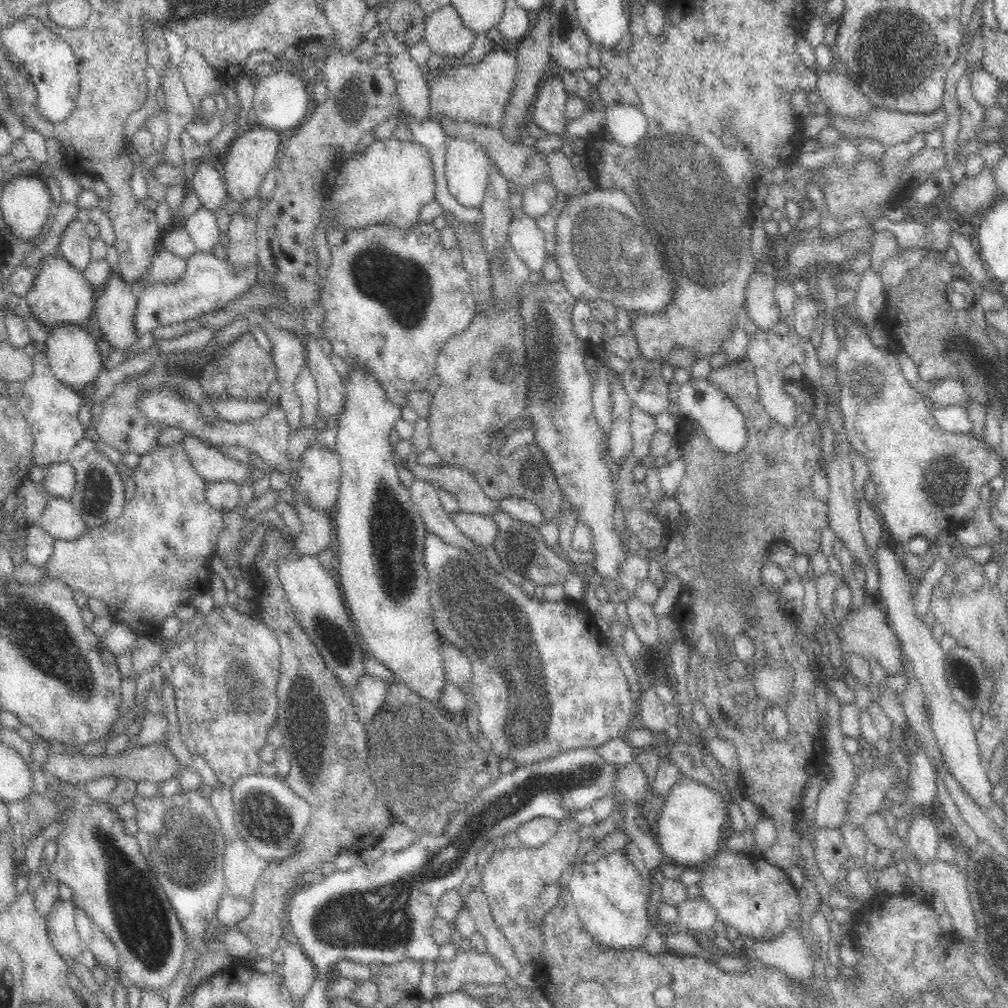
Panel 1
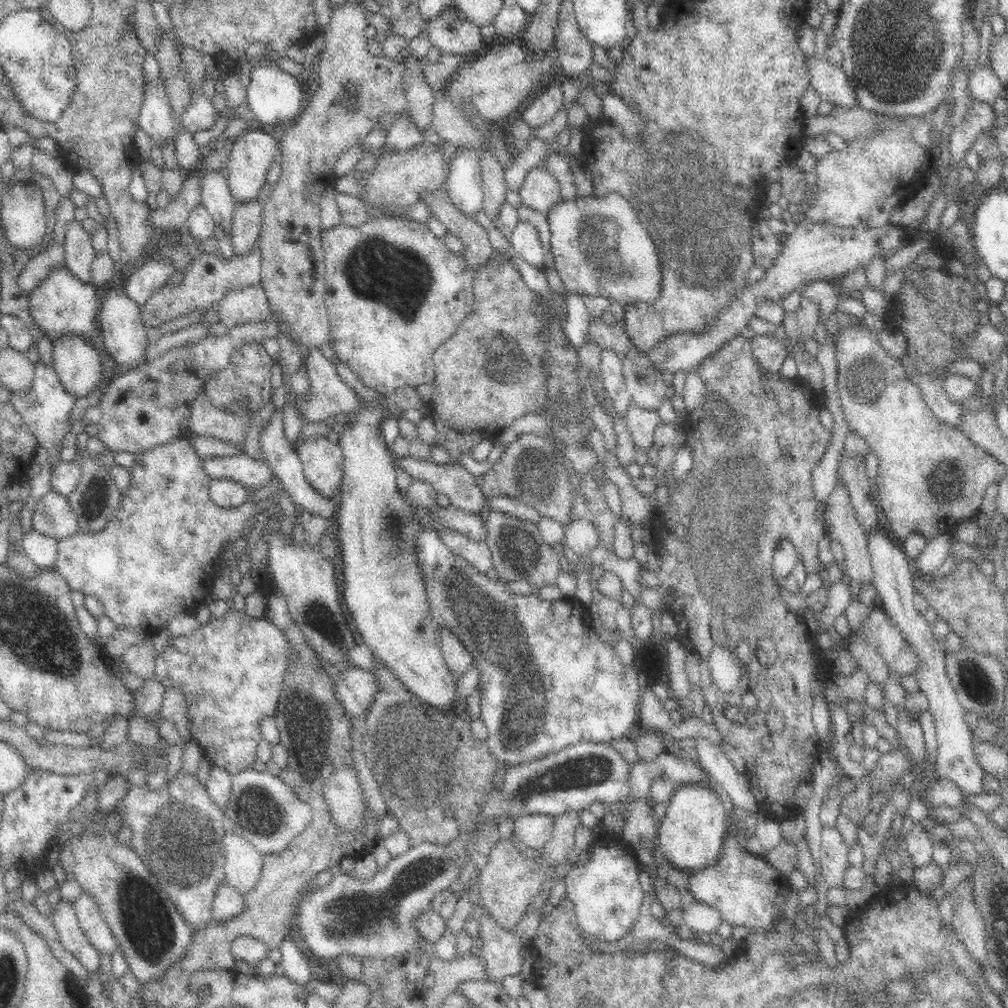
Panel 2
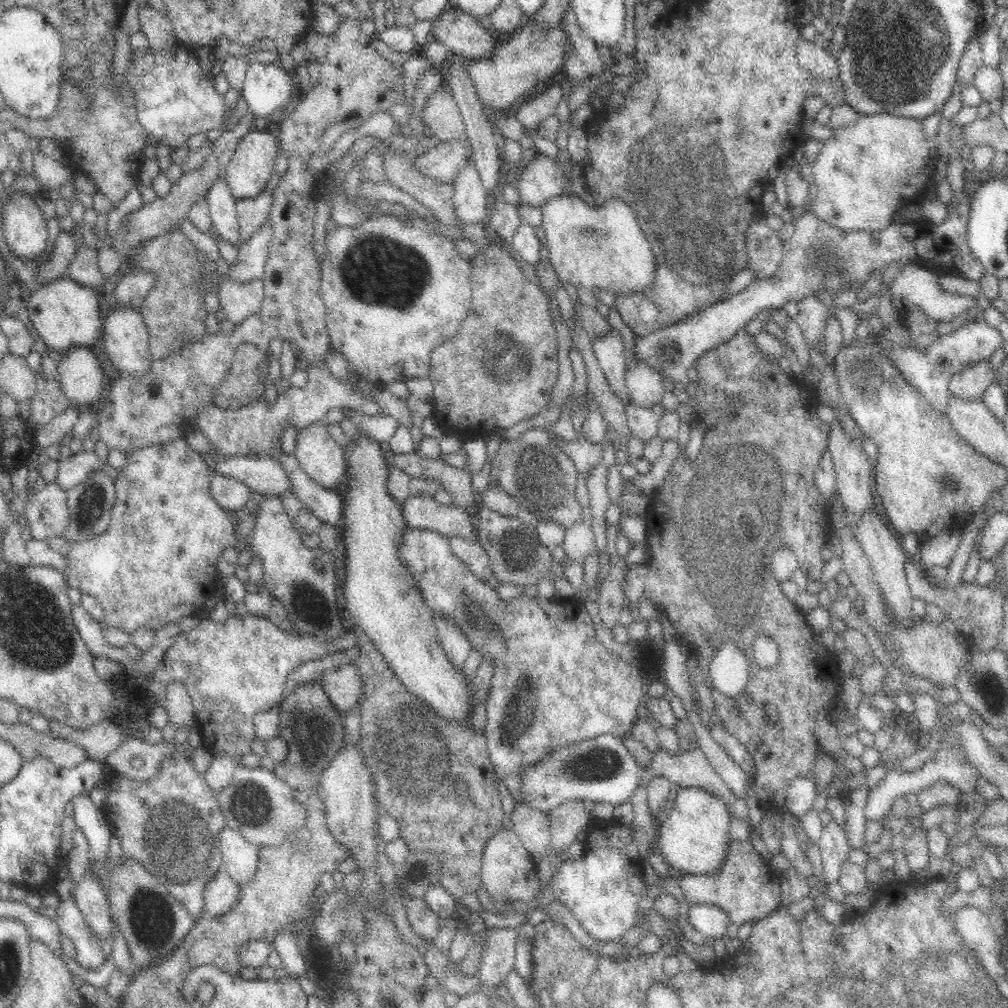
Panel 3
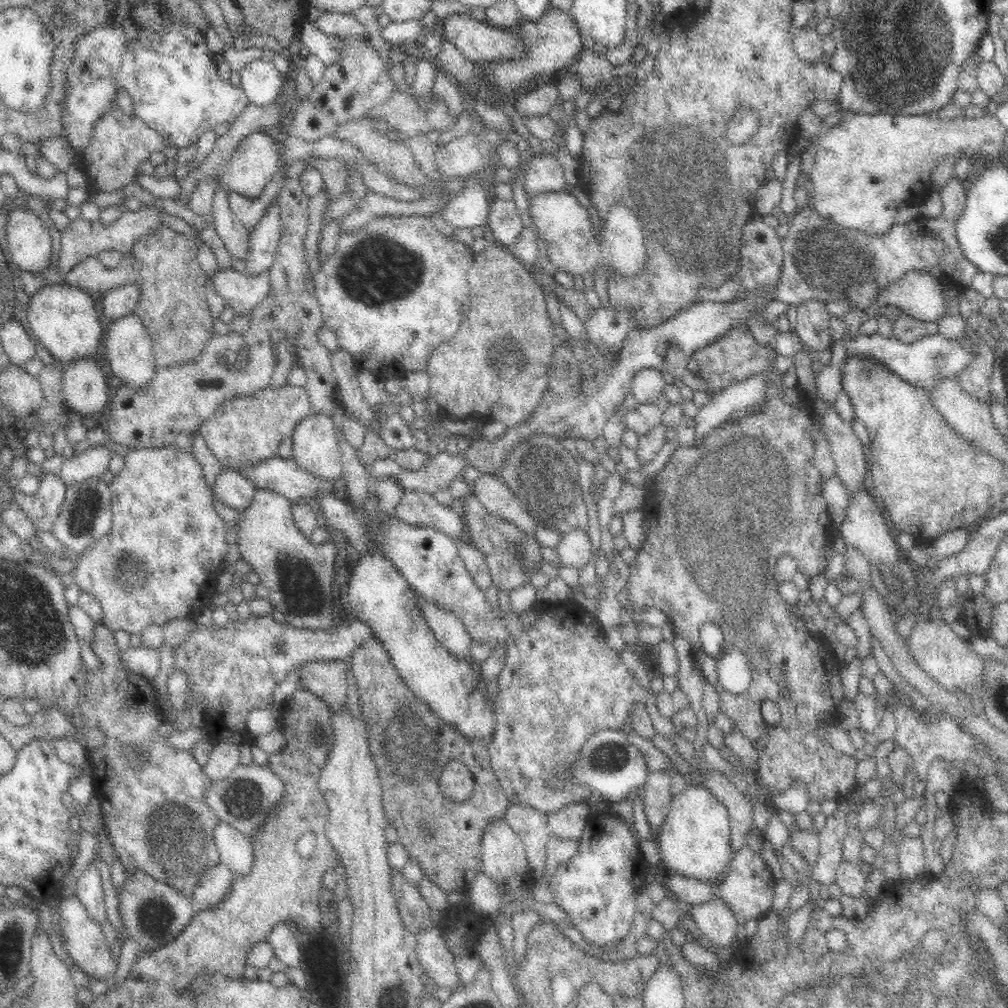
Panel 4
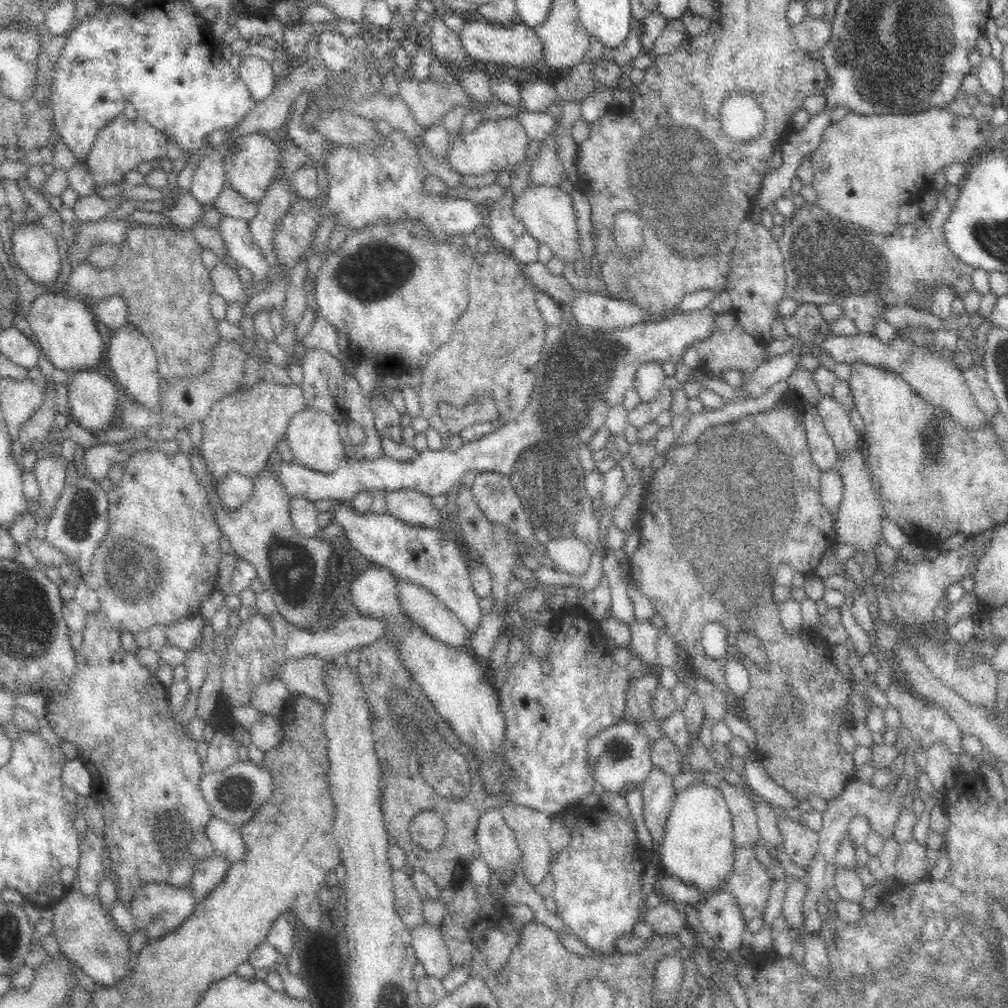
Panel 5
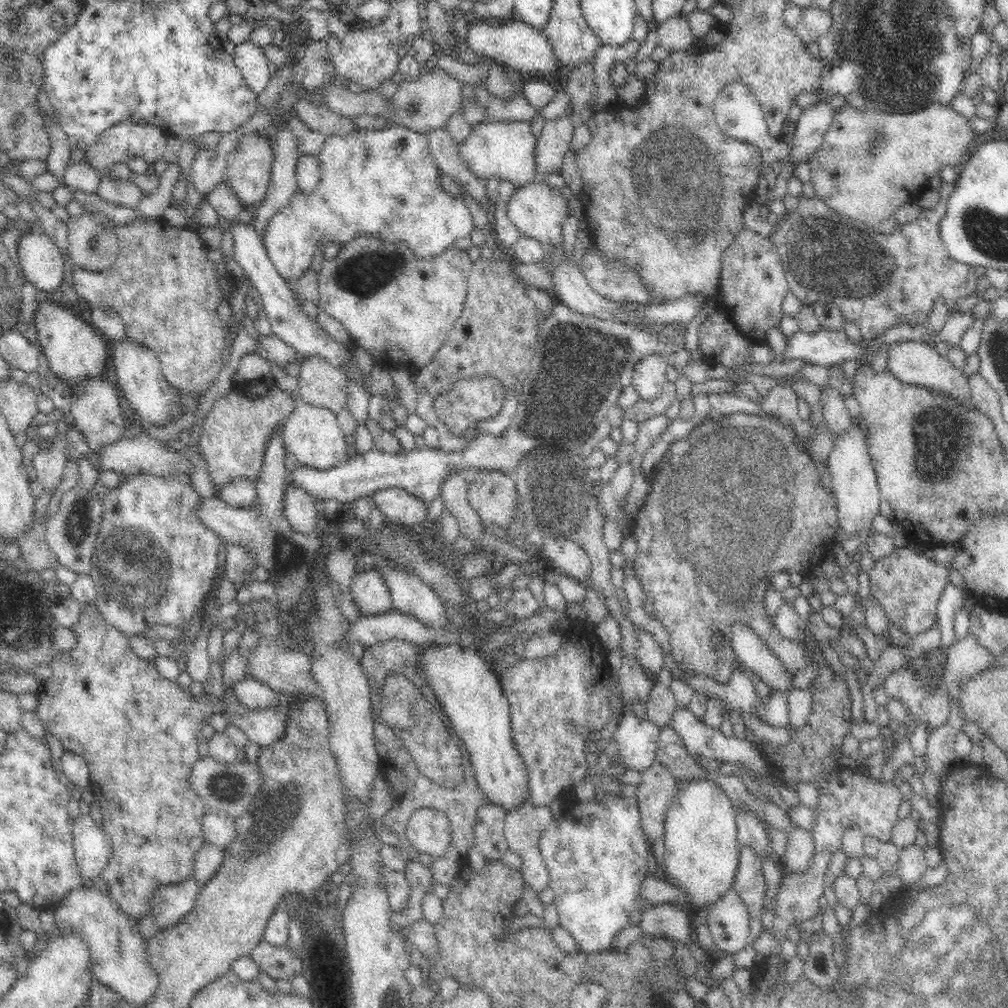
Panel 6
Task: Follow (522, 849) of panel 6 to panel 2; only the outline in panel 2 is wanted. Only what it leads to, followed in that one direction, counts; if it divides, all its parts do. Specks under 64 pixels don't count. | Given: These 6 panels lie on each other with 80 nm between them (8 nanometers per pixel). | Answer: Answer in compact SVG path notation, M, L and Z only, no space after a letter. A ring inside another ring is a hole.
M544 815L520 816L514 822L513 833L519 839L519 846L527 852L536 852L544 847L554 832L554 820Z

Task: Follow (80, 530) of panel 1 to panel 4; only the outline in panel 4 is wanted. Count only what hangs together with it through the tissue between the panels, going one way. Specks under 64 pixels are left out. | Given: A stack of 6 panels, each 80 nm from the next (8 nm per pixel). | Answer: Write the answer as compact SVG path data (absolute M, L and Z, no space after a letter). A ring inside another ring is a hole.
M41 475L40 486L34 494L22 500L22 510L34 525L34 535L53 532L53 526L63 510L67 488L58 475Z

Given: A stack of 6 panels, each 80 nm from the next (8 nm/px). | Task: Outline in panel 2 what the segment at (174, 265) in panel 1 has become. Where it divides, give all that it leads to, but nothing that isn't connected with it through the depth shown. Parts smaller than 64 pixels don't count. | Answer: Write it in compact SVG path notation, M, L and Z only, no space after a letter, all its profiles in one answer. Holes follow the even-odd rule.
M149 258L137 268L138 270L128 278L124 293L142 308L156 289L170 282L170 278L176 274L176 268L167 258Z

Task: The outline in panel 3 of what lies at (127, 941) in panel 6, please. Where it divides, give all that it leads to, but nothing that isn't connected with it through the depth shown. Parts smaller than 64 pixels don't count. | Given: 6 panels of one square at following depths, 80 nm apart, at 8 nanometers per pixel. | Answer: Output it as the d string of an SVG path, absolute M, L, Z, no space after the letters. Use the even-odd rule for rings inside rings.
M73 897L59 900L55 921L58 923L60 934L67 936L74 946L75 961L82 968L96 971L96 968L105 962L108 950L100 944L98 937L90 935L90 929L80 915L80 909L76 907Z

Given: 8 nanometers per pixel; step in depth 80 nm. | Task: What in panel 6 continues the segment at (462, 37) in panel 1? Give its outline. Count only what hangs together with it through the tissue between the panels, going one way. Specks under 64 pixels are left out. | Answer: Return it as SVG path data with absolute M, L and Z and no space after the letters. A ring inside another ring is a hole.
M480 20L468 25L465 37L469 50L478 56L483 56L484 61L496 61L518 73L534 75L536 72L541 72L550 75L559 66L554 59L554 53L546 35L541 29L522 21L510 20L503 26L493 26L485 20Z

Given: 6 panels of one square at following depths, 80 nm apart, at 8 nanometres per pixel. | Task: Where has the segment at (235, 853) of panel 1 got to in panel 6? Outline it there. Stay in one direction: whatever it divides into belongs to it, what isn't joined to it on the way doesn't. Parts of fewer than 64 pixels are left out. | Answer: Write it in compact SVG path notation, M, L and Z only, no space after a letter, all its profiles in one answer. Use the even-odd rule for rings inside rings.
M207 811L202 822L202 831L206 842L223 853L235 843L236 824L232 818Z

